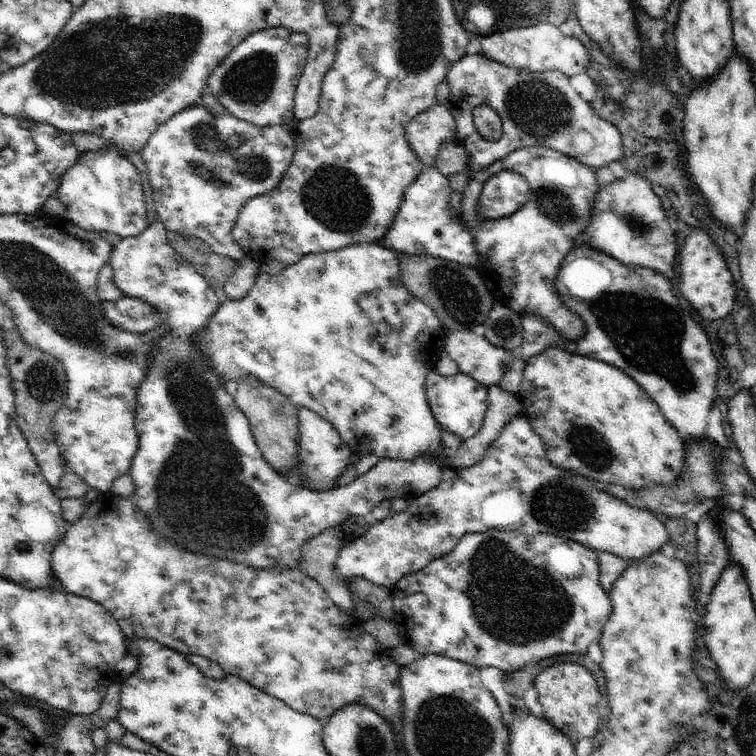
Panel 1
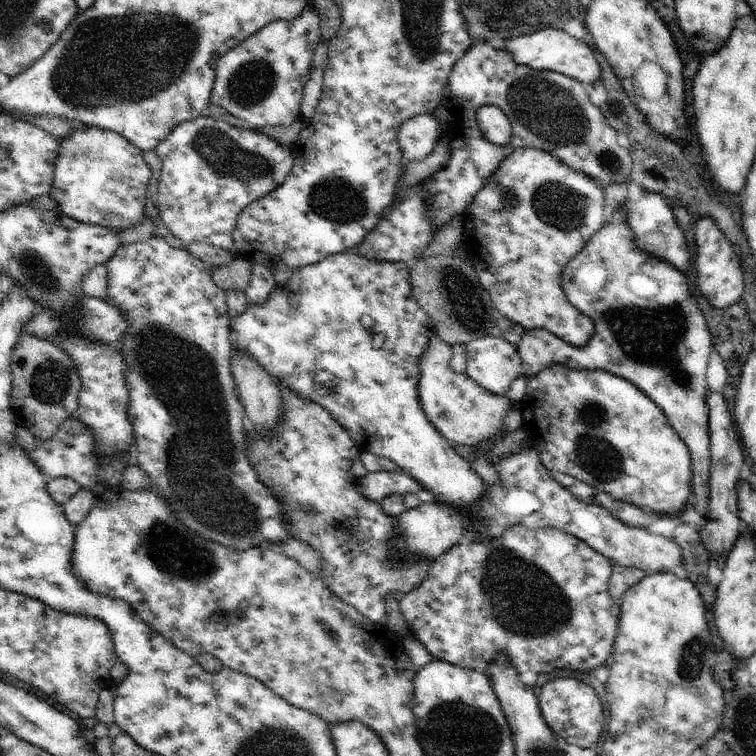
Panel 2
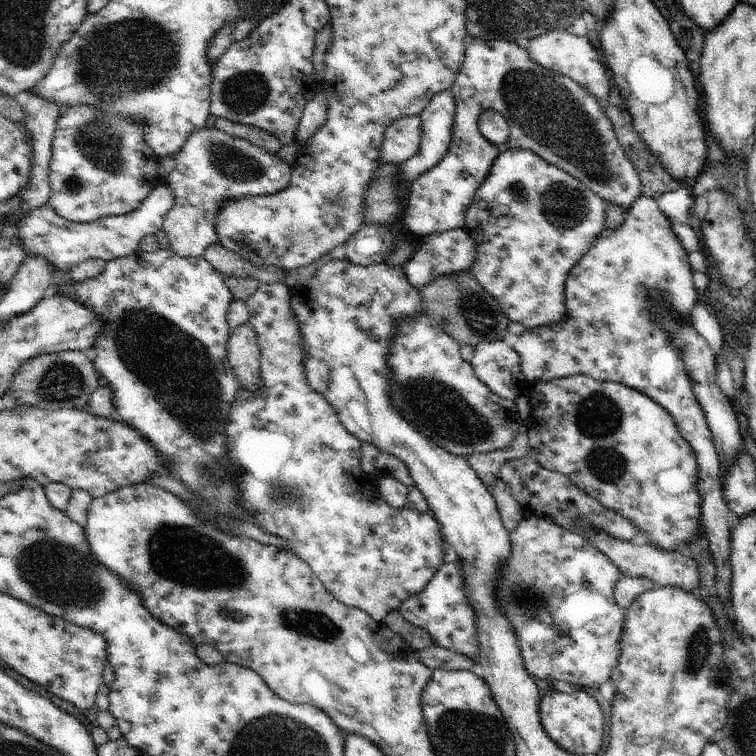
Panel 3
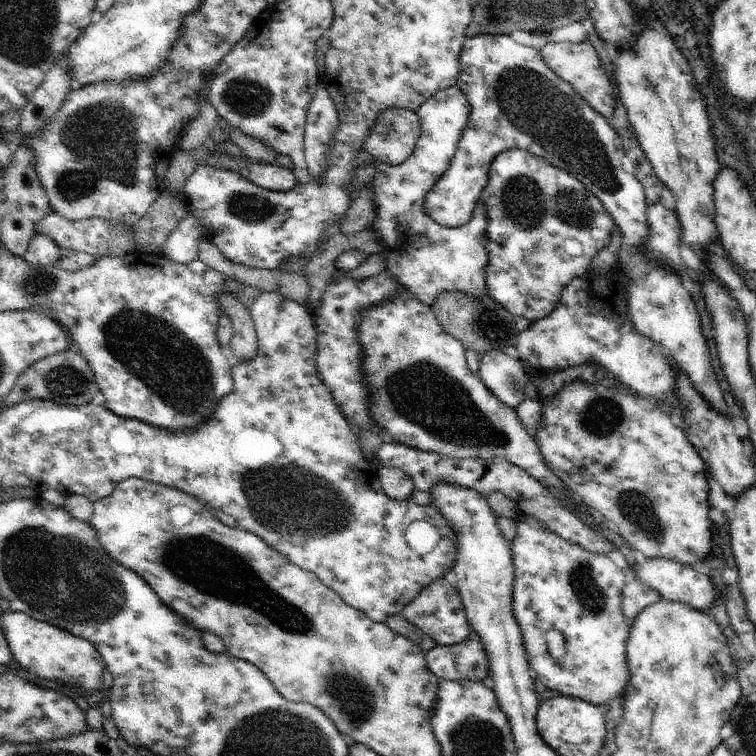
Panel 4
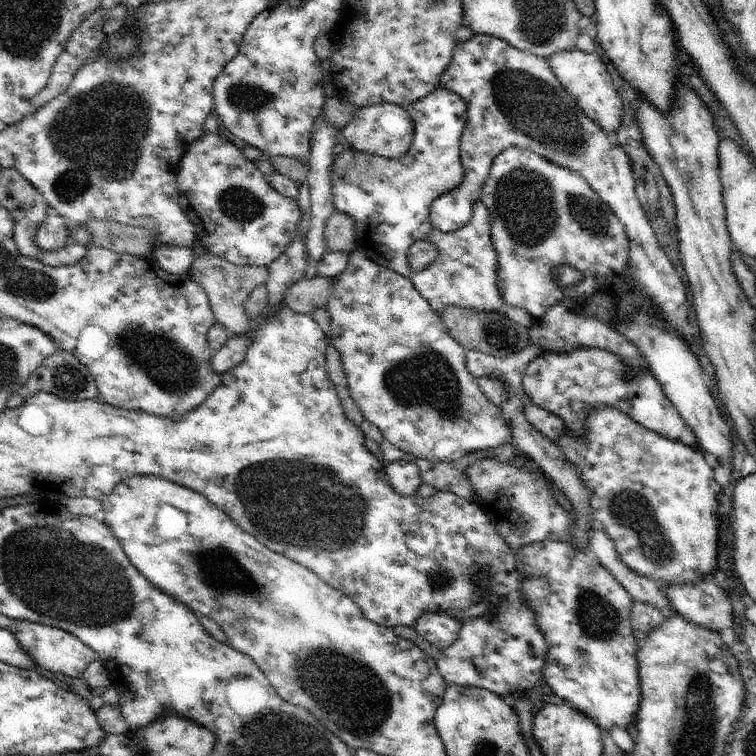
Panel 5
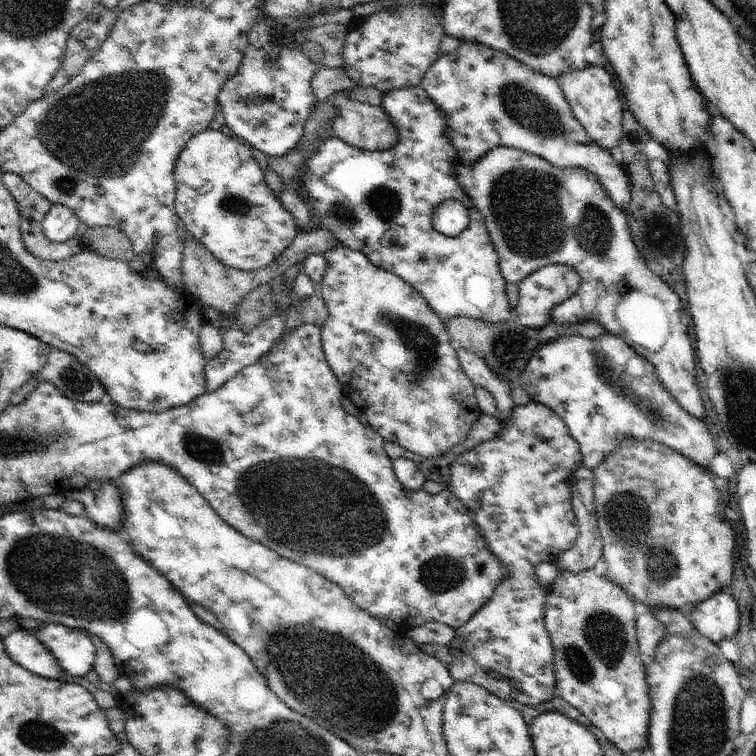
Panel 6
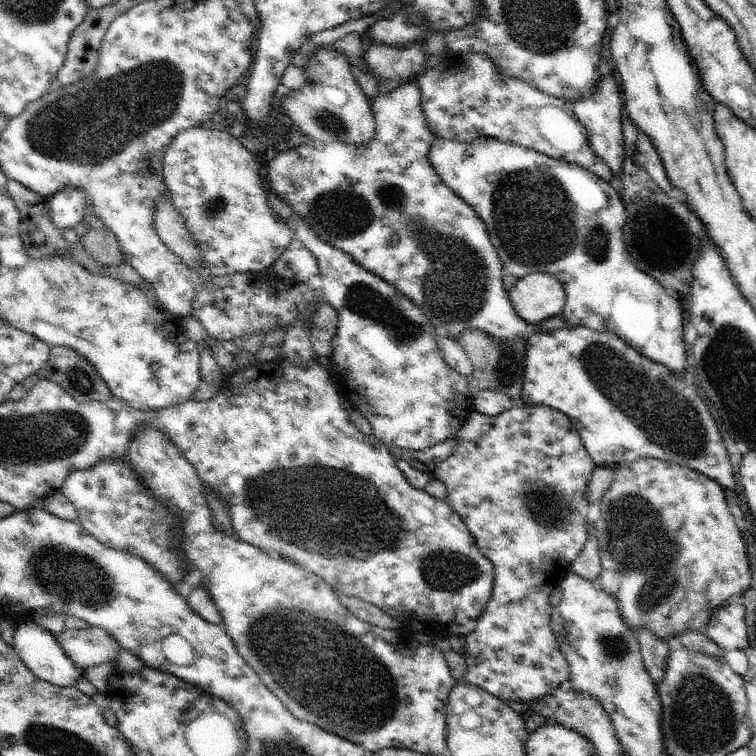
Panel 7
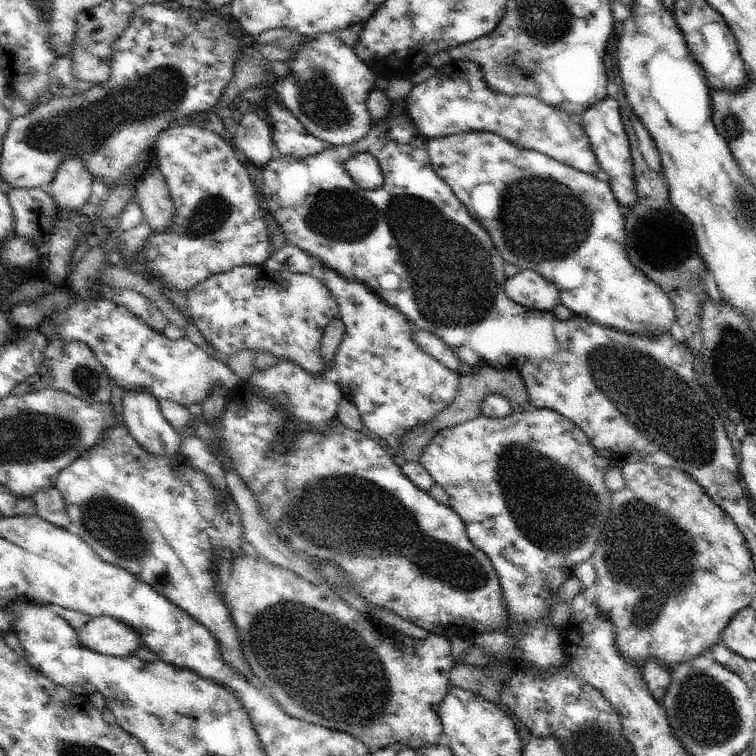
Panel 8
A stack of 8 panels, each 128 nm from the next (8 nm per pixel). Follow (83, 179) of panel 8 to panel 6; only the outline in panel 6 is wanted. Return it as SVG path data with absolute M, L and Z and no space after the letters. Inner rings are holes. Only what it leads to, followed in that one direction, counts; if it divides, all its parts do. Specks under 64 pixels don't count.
M54 204L44 217L42 232L50 242L66 242L76 235L80 218L64 204Z

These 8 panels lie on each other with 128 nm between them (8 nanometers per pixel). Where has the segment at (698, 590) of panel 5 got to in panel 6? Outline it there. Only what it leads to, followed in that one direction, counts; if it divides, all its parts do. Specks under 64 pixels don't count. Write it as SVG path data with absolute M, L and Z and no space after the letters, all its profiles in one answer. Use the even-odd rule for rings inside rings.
M724 591L712 594L708 600L696 604L689 614L698 635L704 635L714 642L735 638L740 628L740 612L733 596Z

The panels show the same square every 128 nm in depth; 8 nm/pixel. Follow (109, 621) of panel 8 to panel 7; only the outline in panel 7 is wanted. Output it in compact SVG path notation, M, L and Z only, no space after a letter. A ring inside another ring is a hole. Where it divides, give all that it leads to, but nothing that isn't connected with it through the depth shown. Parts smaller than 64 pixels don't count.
M100 626L64 629L58 634L60 646L76 666L88 670L101 663L117 662L120 646L110 632Z

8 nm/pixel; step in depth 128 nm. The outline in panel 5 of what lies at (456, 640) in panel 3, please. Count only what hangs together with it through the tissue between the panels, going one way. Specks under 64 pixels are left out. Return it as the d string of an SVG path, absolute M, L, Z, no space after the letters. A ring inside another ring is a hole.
M426 612L416 620L413 629L426 642L443 650L456 642L462 624L463 621L446 616L444 612Z

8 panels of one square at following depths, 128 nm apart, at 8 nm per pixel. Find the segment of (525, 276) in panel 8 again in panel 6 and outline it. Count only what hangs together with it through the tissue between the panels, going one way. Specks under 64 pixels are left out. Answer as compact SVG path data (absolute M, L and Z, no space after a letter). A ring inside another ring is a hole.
M561 264L543 266L519 283L518 306L514 308L515 321L525 327L540 330L551 321L552 310L566 302L580 286L580 276L570 268Z

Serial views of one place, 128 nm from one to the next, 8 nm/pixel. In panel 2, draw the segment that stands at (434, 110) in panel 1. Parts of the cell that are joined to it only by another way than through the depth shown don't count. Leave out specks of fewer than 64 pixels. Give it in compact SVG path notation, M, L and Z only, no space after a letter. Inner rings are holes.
M432 113L416 115L400 126L398 134L400 152L407 161L421 161L433 150L440 139L440 122Z

